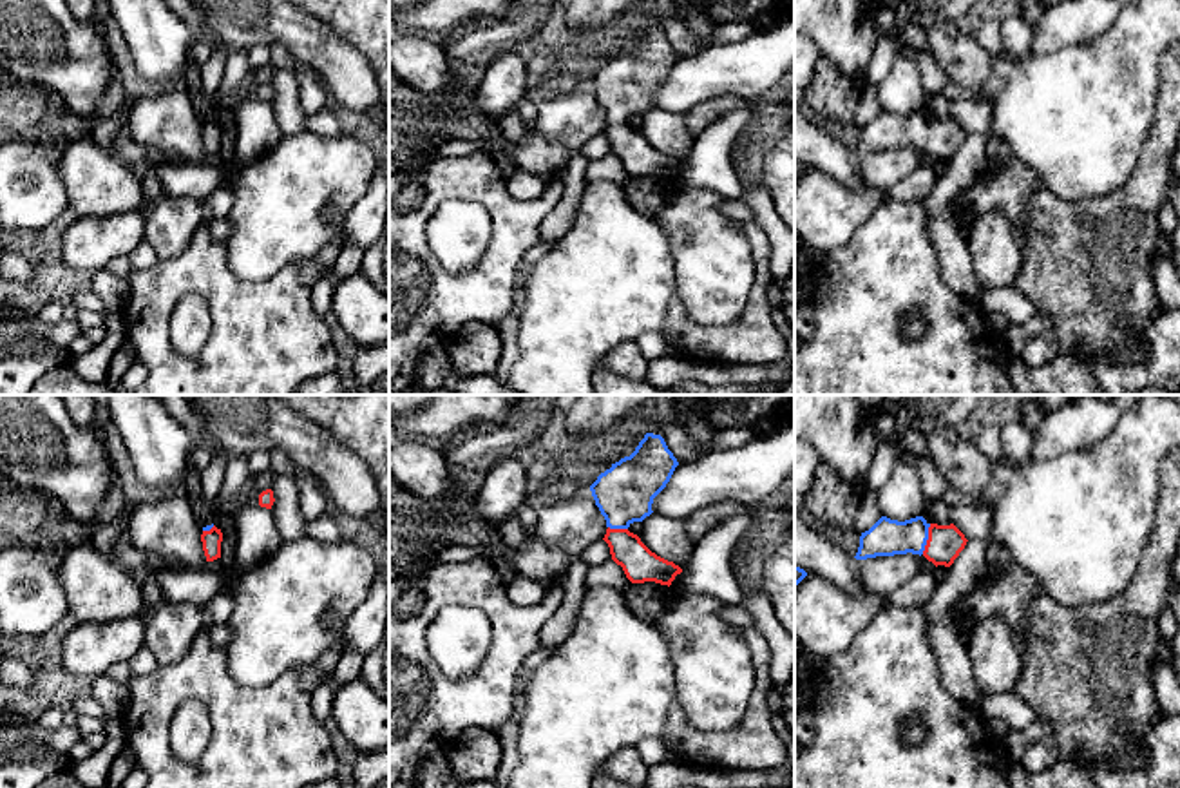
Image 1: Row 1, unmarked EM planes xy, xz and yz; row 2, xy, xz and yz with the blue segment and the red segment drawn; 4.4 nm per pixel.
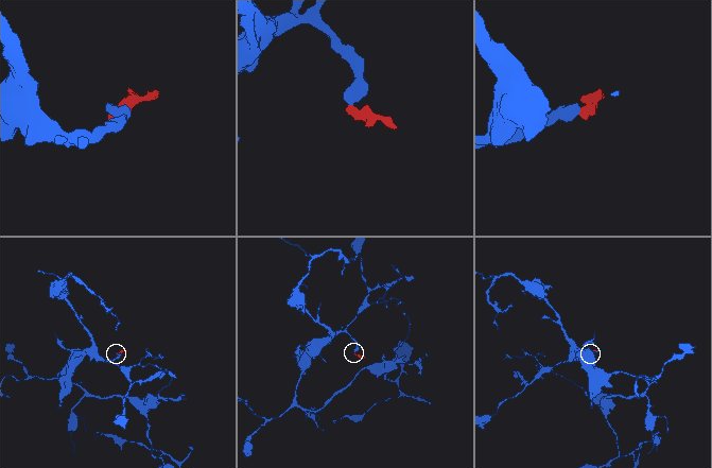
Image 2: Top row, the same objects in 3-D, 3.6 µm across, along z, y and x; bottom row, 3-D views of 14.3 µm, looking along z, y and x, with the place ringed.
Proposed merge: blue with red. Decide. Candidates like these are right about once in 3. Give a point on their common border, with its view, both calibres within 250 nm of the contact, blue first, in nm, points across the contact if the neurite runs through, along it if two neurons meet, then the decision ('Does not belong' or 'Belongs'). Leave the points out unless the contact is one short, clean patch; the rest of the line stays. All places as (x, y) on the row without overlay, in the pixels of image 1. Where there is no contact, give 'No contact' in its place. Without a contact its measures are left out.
Touches blue at yz (927, 133). Thickness 160 nm (blue) against 160 nm. Path across: yz (887, 131), (927, 133), (945, 136). Belongs

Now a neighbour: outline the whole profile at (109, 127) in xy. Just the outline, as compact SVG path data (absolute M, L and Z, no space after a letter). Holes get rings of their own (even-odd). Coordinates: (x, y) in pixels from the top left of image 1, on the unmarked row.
M125 96L125 111L121 114L112 114L112 116L107 114L94 123L89 136L98 147L101 147L103 150L109 150L112 141L127 130L132 105L134 105L134 100Z

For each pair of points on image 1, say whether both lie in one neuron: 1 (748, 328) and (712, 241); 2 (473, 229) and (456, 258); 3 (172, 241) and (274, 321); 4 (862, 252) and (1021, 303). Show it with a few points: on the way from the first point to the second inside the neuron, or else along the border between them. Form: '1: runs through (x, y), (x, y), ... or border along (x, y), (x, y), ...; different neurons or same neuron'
1: border along (755, 274), (737, 319), (699, 325); different neurons
2: runs through (466, 236), (458, 243), (458, 250); same neuron
3: border along (207, 218), (178, 254), (160, 259); different neurons
4: border along (972, 301), (978, 307); different neurons

